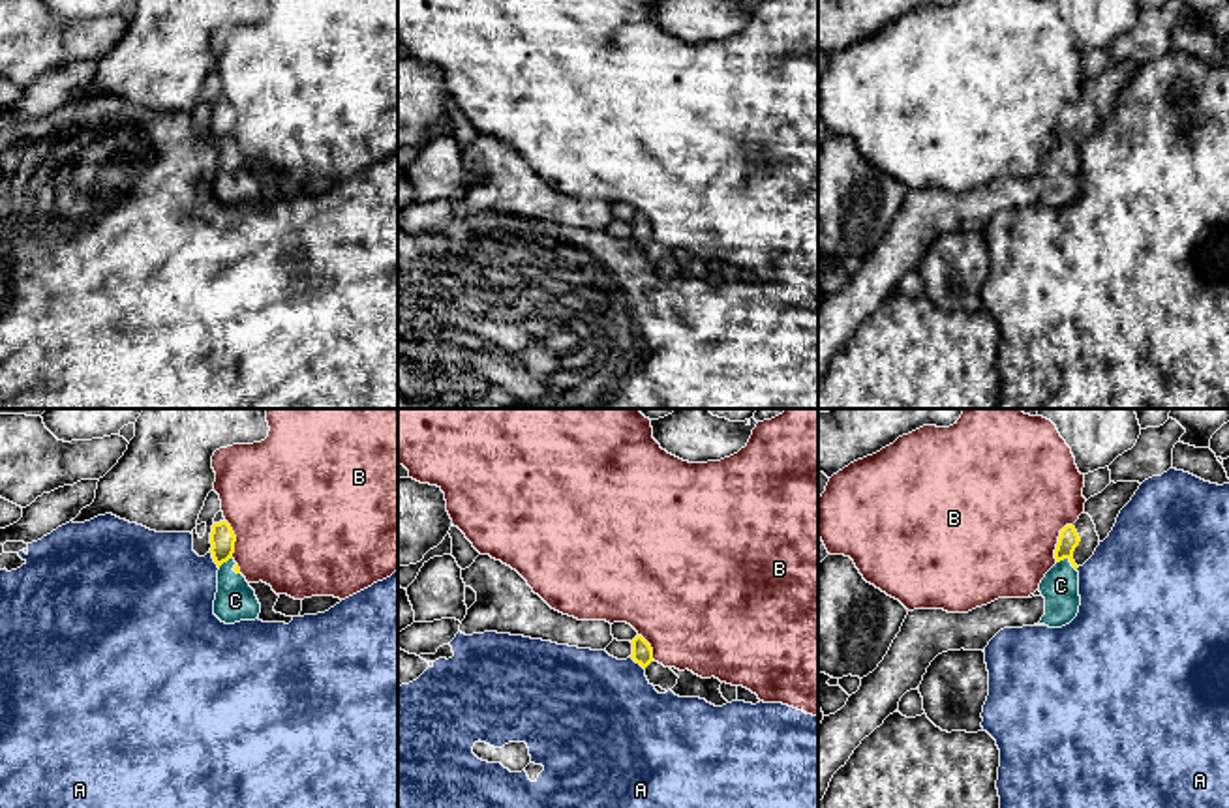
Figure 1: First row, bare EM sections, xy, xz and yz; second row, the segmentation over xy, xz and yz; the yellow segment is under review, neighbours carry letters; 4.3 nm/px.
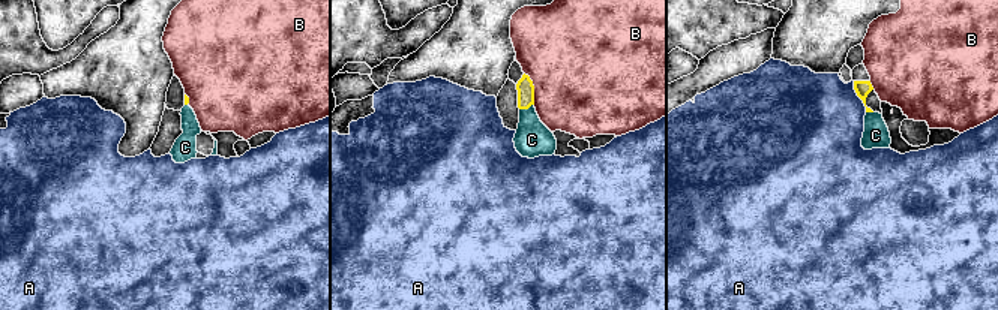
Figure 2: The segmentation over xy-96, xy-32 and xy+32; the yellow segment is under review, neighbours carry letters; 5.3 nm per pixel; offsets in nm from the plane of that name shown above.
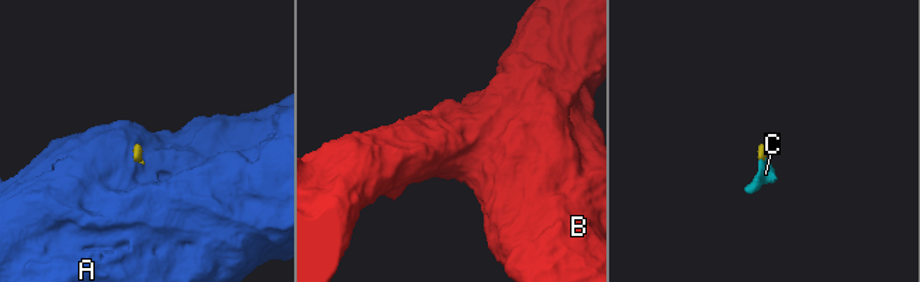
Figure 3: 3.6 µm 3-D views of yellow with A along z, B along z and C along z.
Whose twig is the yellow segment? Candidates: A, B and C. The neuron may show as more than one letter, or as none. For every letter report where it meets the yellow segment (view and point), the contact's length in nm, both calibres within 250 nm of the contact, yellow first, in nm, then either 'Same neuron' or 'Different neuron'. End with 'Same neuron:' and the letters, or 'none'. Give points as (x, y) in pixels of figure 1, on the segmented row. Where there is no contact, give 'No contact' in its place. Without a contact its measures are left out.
A: Touches yellow at xy (214, 561). Shared border 90 nm. Thickness 110 nm (yellow) against 420 nm. Different neuron
B: Touches yellow at yz (1059, 540). Shared border 180 nm. Thickness 90 nm (yellow) against 480 nm. Different neuron
C: Touches yellow at yz (1070, 561). Shared border 100 nm. Thickness 90 nm (yellow) against 160 nm. Same neuron
Same neuron: C

